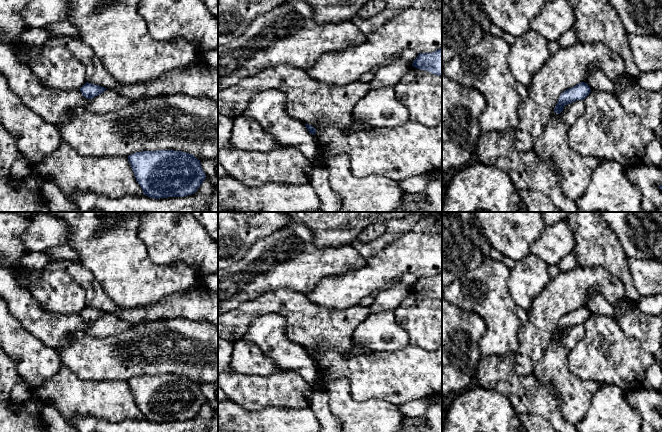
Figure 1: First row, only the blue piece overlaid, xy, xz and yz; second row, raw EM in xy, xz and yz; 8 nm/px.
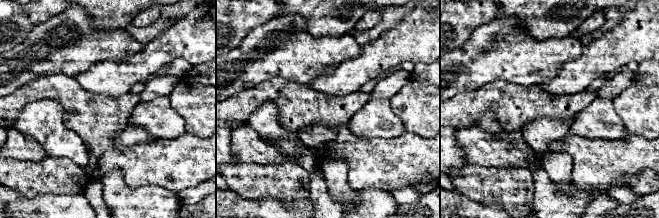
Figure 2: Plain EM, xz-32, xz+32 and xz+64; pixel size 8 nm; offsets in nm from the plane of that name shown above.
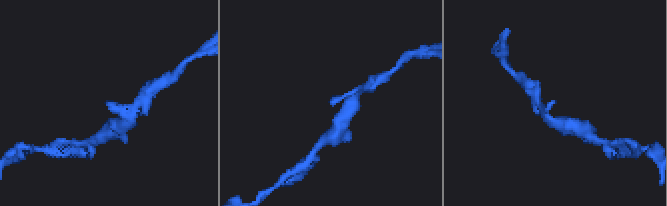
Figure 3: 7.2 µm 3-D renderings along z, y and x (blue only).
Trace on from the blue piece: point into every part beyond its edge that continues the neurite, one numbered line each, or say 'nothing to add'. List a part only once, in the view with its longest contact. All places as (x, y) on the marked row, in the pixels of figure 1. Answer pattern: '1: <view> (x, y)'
nothing to add

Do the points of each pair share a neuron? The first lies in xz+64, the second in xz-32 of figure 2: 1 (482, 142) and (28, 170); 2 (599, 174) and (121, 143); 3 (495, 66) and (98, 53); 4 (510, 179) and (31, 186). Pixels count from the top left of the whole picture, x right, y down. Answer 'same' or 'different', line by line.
1: different
2: different
3: same
4: same

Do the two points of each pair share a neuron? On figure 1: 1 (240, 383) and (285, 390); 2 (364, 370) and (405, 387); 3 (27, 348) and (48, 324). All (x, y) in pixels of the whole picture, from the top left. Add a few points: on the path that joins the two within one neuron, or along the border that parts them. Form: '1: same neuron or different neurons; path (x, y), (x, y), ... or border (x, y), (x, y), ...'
1: same neuron; path (251, 390), (274, 390)
2: same neuron; path (374, 376), (395, 377)
3: different neurons; border (19, 322), (42, 342), (56, 351)

